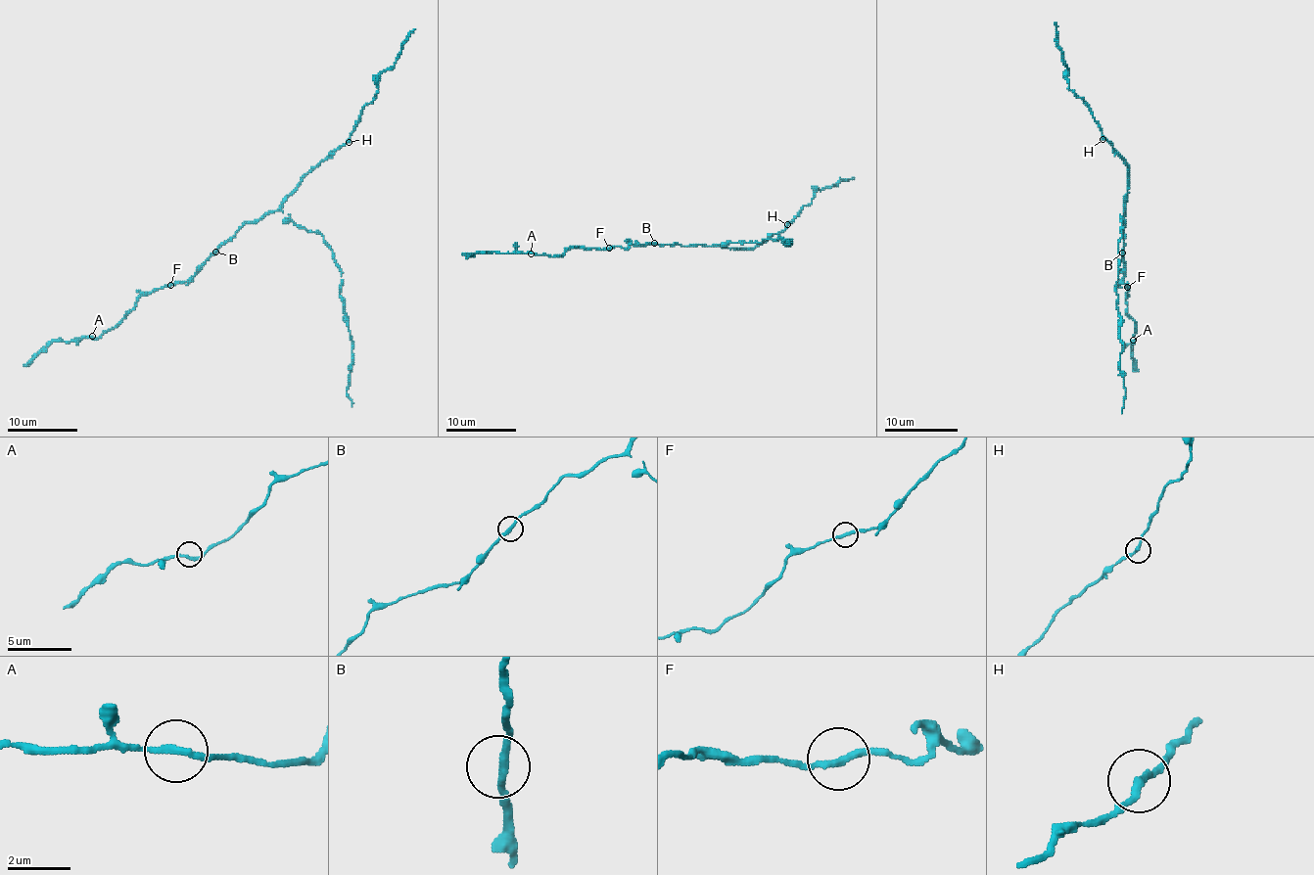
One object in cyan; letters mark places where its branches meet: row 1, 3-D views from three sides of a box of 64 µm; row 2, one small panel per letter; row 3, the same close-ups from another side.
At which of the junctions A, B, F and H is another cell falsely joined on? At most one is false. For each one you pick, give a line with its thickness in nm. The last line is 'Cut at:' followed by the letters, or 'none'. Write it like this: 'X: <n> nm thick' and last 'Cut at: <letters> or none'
Cut at: none

